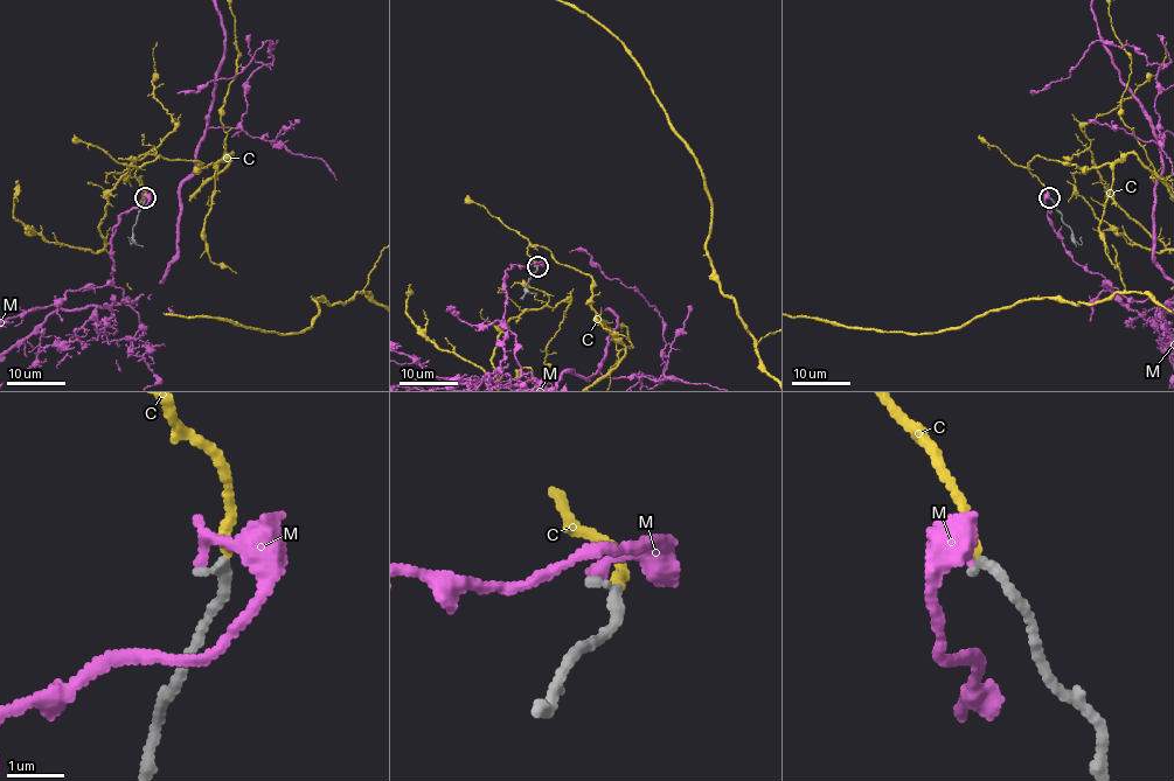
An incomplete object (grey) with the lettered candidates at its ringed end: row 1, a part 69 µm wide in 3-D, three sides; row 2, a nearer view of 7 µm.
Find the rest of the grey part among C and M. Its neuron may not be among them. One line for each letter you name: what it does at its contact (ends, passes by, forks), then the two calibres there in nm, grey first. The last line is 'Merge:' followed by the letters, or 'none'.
C: it ends; calibres 190 and 160 nm
Merge: C

